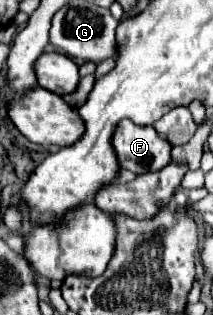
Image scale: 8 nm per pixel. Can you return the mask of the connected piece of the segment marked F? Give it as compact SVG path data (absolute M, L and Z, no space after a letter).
M130 120L118 122L112 138L122 168L134 174L160 170L170 162L170 142L162 138L154 126L138 126Z

